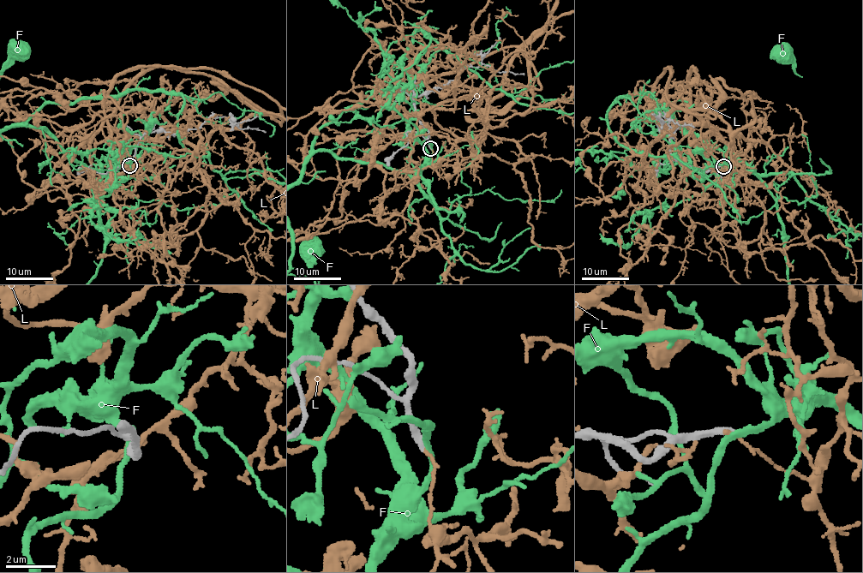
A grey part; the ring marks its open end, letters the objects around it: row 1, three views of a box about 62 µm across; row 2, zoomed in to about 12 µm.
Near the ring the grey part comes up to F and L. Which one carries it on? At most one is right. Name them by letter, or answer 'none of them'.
none of them

